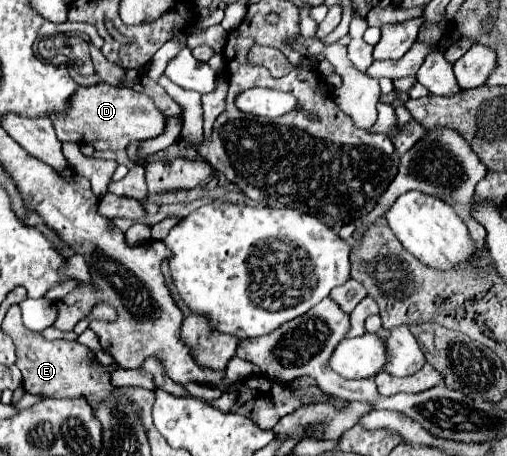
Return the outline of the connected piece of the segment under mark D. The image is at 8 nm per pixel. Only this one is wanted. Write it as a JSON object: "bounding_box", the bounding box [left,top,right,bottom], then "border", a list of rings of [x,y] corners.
{"bounding_box":[49,84,165,152],"border":[[[109,84],[77,88],[67,104],[67,110],[53,112],[49,118],[61,142],[79,142],[79,144],[87,142],[95,150],[113,150],[113,152],[127,148],[129,142],[155,138],[165,128],[165,118],[147,96],[141,96],[131,88],[115,88]]]}

